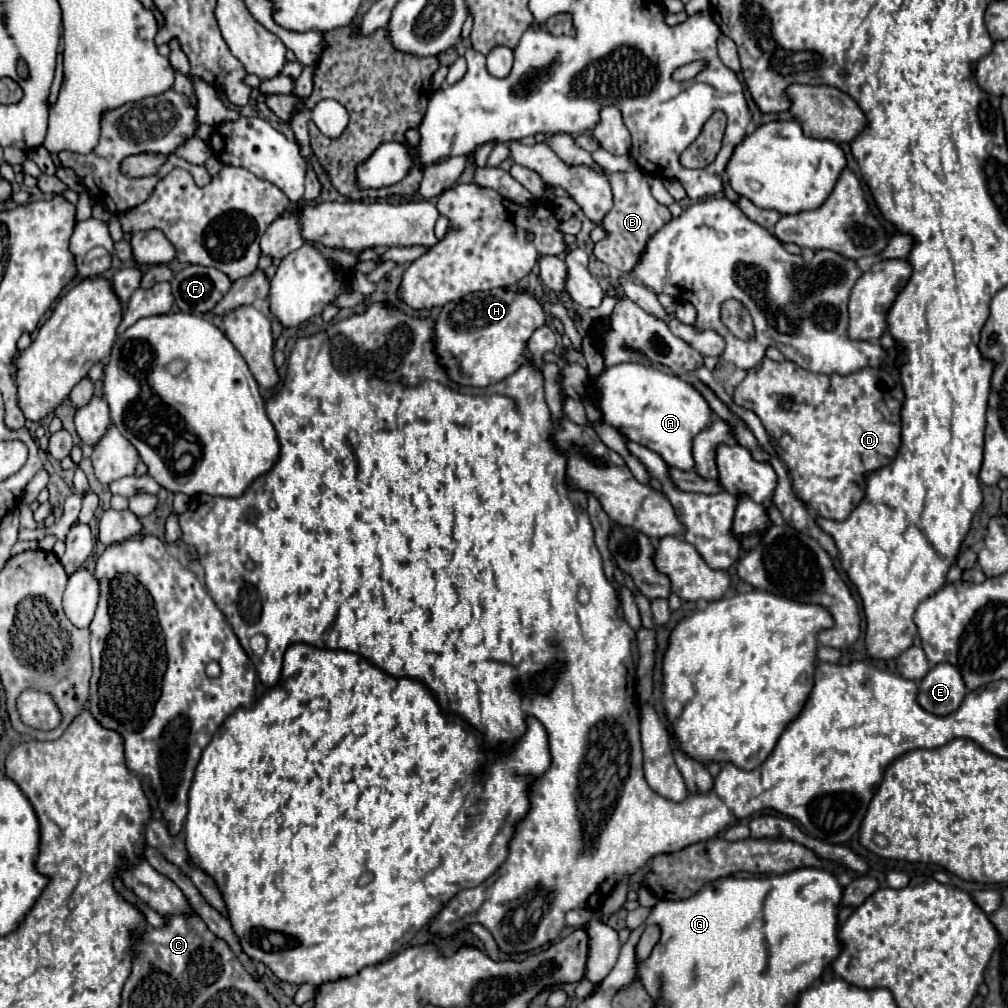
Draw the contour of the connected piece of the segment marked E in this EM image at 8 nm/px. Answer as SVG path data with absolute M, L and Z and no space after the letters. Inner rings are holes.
M950 663L934 665L918 685L918 703L932 715L944 717L954 713L964 697L964 681Z

